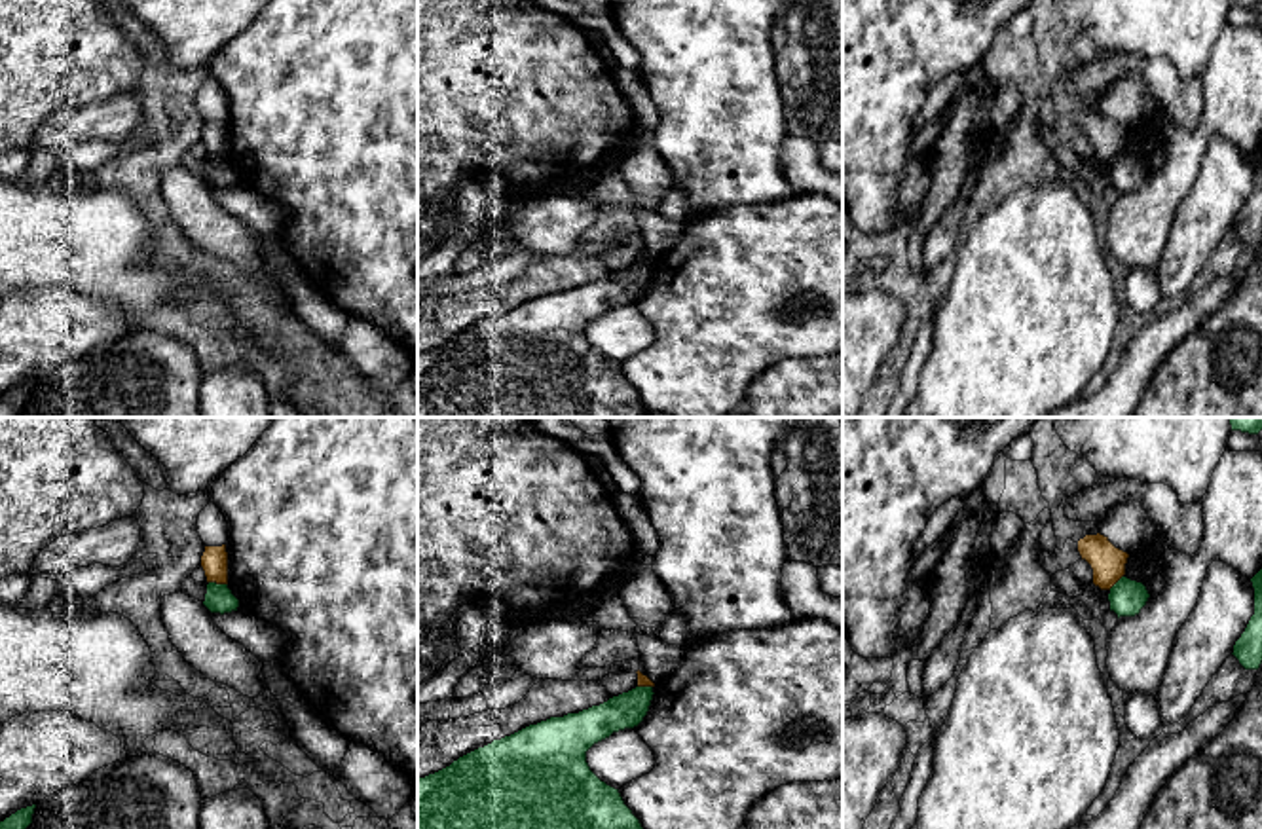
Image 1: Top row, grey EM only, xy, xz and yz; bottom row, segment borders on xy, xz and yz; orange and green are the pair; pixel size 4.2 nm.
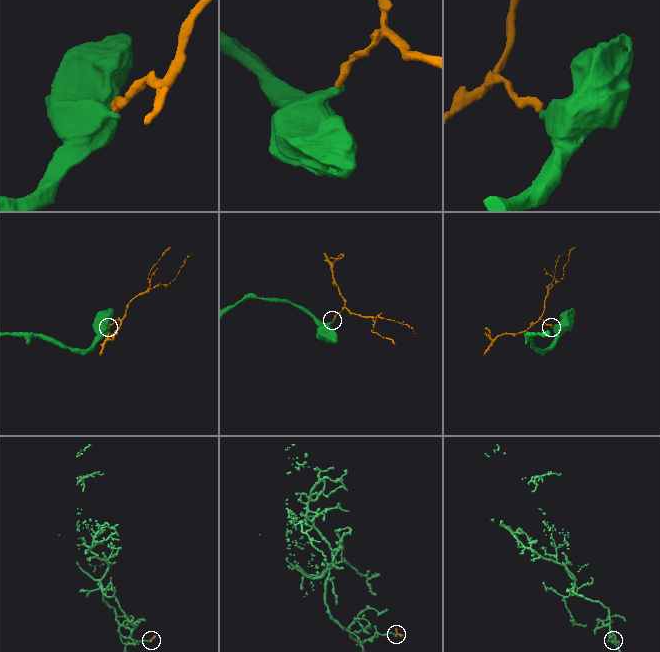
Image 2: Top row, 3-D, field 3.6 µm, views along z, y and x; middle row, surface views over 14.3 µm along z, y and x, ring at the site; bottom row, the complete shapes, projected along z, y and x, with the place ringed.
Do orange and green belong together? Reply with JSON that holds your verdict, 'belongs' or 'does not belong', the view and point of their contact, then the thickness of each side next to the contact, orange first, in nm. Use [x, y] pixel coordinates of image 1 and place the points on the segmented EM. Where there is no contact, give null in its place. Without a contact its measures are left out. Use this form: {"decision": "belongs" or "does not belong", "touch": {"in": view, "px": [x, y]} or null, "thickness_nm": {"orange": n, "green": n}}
{"decision": "does not belong", "touch": {"in": "xy", "px": [219, 583]}, "thickness_nm": {"orange": 110, "green": 120}}

